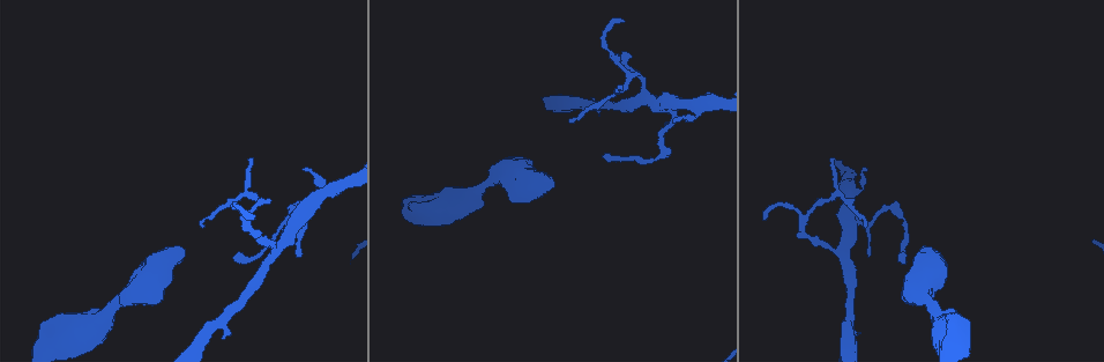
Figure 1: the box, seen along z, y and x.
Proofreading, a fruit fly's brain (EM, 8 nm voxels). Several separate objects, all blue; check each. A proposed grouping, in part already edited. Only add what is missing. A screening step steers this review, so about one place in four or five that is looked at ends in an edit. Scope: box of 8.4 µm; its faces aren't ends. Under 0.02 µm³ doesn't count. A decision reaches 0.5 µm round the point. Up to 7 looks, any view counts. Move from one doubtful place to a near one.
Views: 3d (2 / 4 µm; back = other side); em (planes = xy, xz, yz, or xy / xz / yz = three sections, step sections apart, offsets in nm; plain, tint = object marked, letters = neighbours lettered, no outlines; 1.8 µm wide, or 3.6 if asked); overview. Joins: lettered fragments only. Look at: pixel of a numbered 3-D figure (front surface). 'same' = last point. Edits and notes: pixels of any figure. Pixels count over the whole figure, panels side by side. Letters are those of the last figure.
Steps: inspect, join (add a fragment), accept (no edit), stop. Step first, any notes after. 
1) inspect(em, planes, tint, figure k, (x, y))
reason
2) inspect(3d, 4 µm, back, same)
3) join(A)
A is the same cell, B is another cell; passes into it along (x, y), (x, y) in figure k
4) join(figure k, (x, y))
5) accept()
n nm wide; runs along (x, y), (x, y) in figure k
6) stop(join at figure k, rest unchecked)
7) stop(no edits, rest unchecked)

inspect(em, planes, letters, figure 1, (764, 216))
tapers out

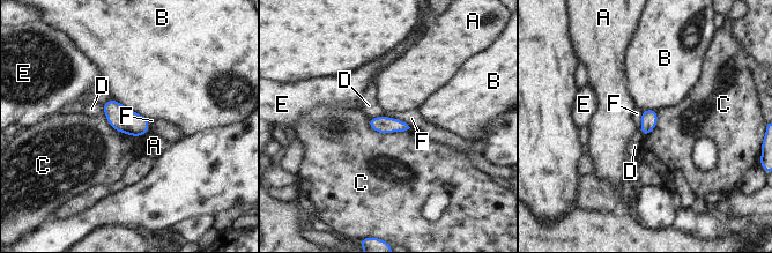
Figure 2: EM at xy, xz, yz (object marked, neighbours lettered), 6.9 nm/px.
accept()
A, B, C, D, E and F are other cells; border along (384, 114), (400, 119), (410, 127) in figure 2; no lettered fragment goes on from it

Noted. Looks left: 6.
inspect(3d, 2 µm, back, figure 1, (900, 254))
thin end

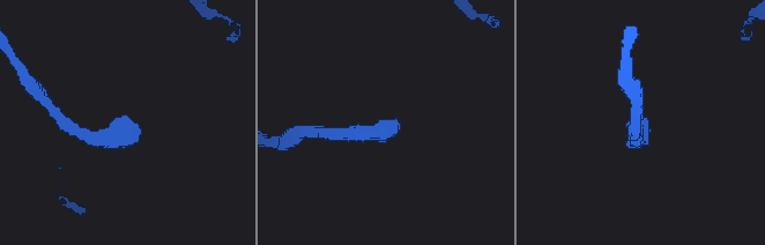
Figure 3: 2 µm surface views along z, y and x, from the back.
inspect(em, xz, step 16, letters, figure 3, (645, 117))

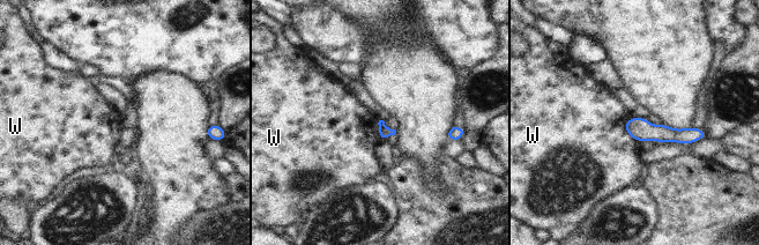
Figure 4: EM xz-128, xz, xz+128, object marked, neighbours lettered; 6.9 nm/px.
inspect(em, xy, step 4, letters, same)
another direction

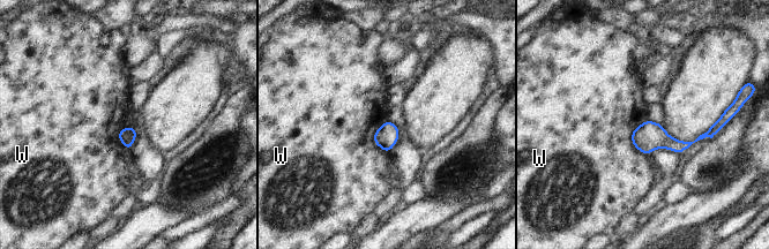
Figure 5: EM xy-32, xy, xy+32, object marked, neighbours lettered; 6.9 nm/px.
accept()
W is another cell; runs along (714, 131), (688, 144), (634, 138) in figure 5; no lettered fragment goes on from it

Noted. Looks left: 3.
inspect(em, planes, letters, figure 1, (574, 104))
sudden change in width

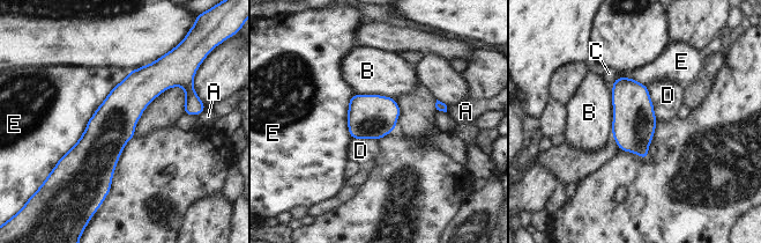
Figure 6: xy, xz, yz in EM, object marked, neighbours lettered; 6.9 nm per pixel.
accept()
300 nm wide; A, B, C, D and E are other cells; runs along (188, 108), (179, 83), (153, 82), (64, 160) in figure 6; none of them fits

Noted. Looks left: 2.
stop(no edits, rest unchecked)

